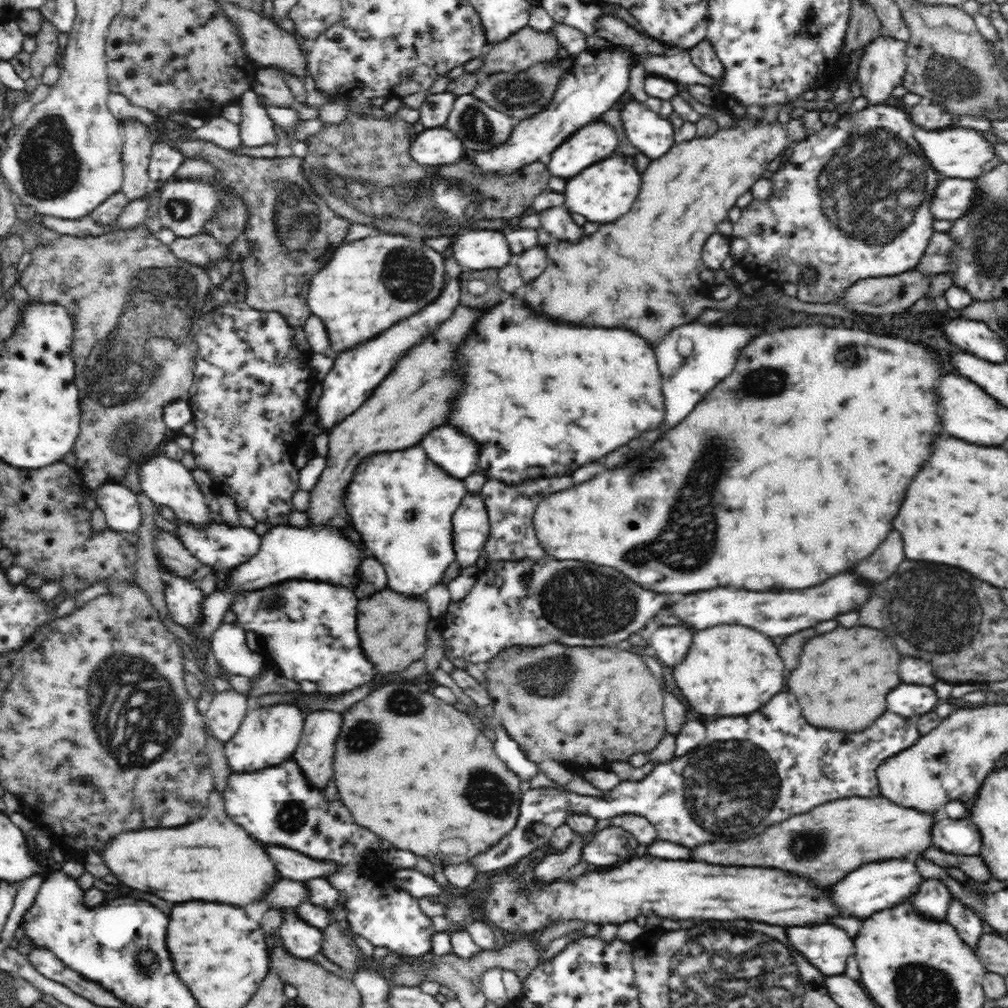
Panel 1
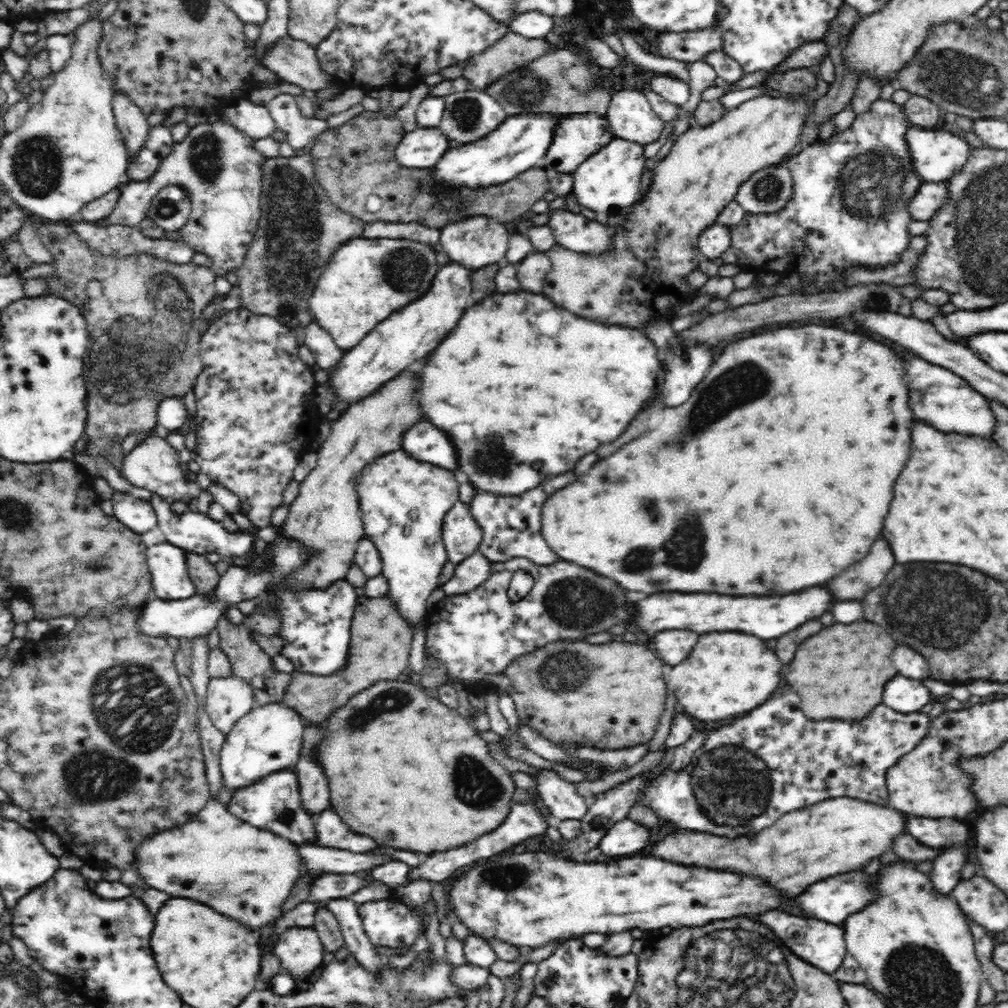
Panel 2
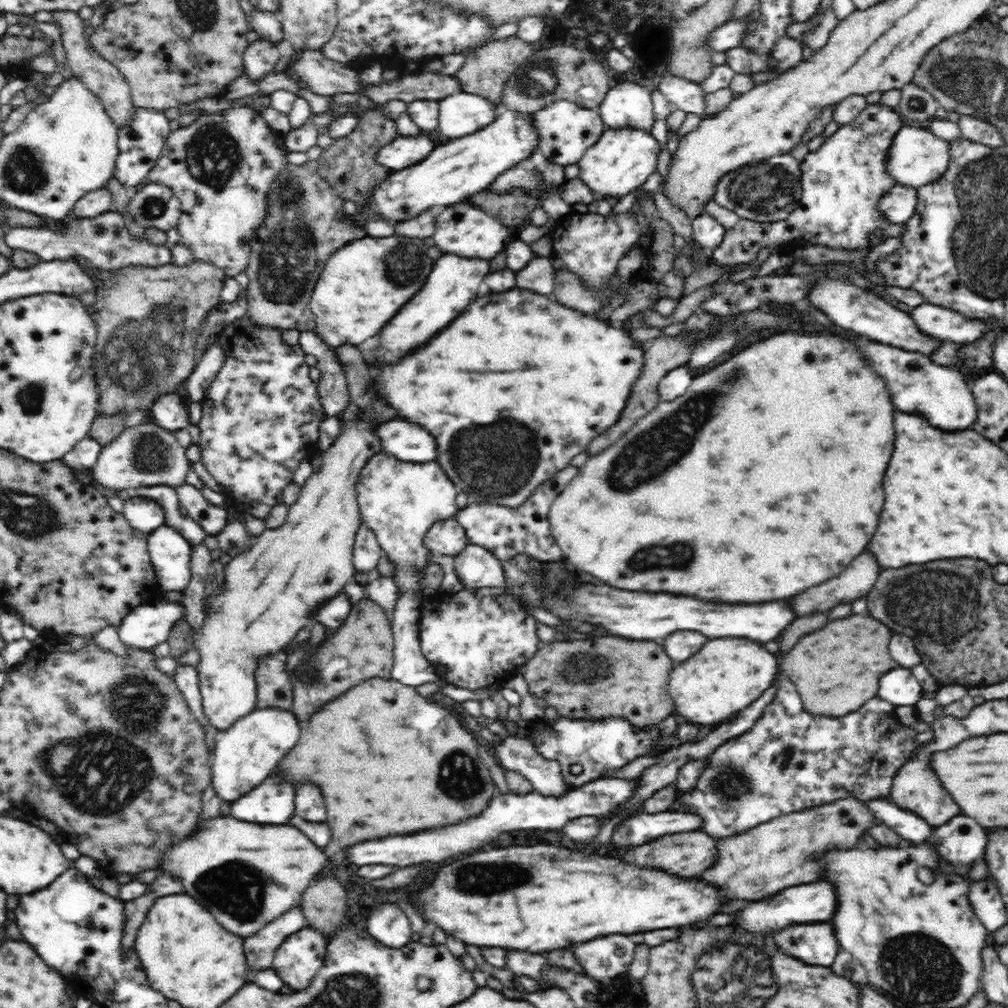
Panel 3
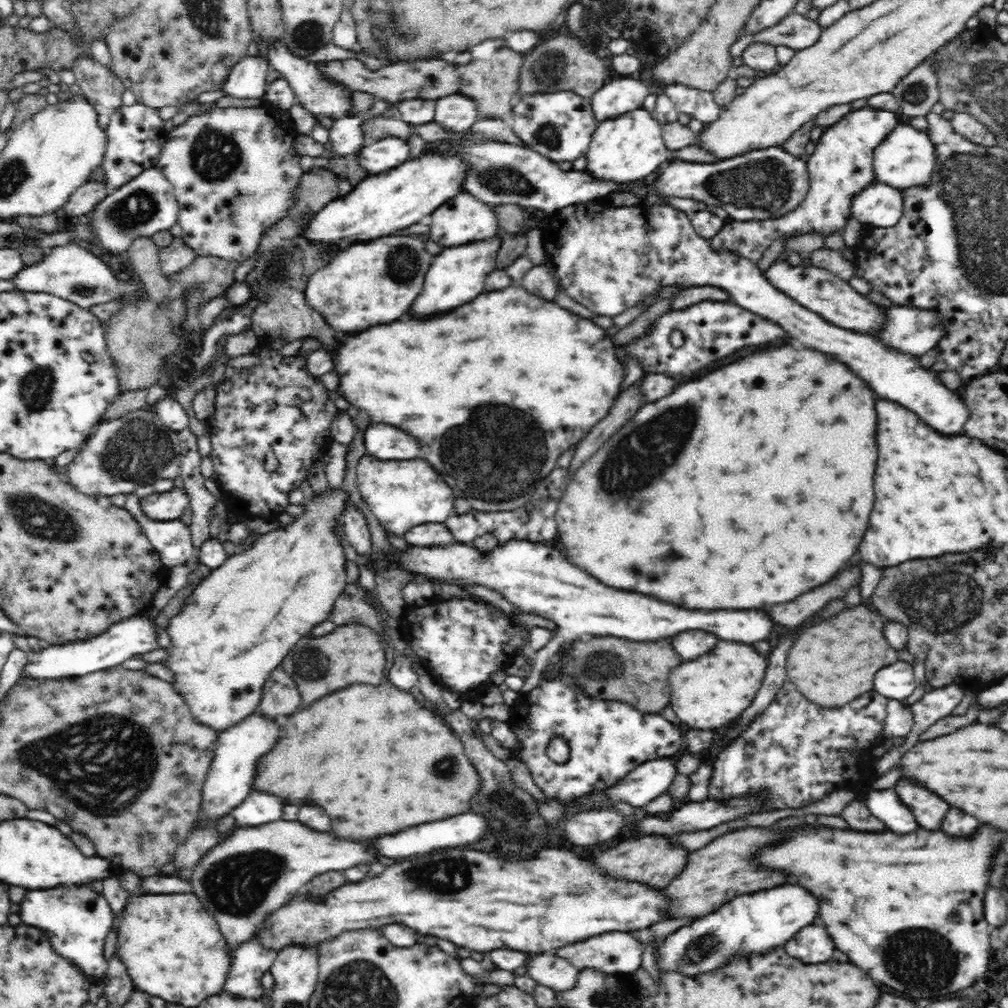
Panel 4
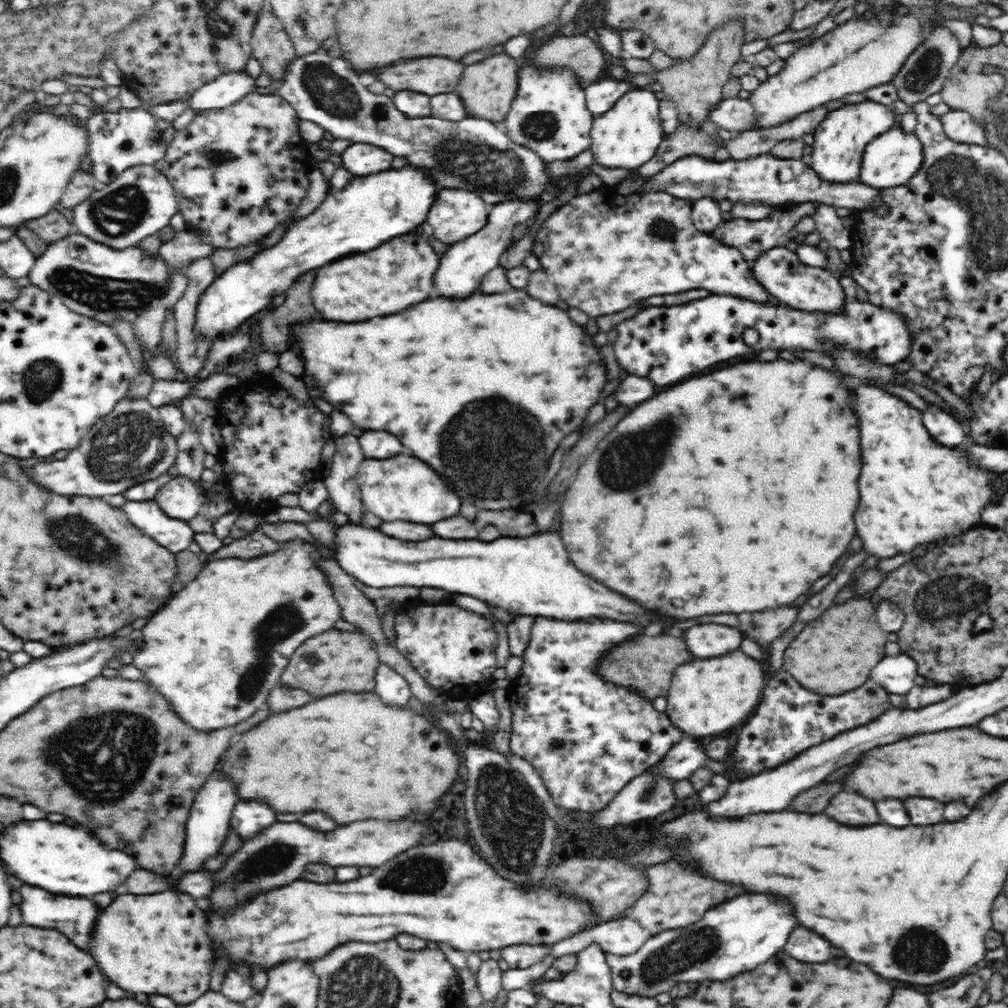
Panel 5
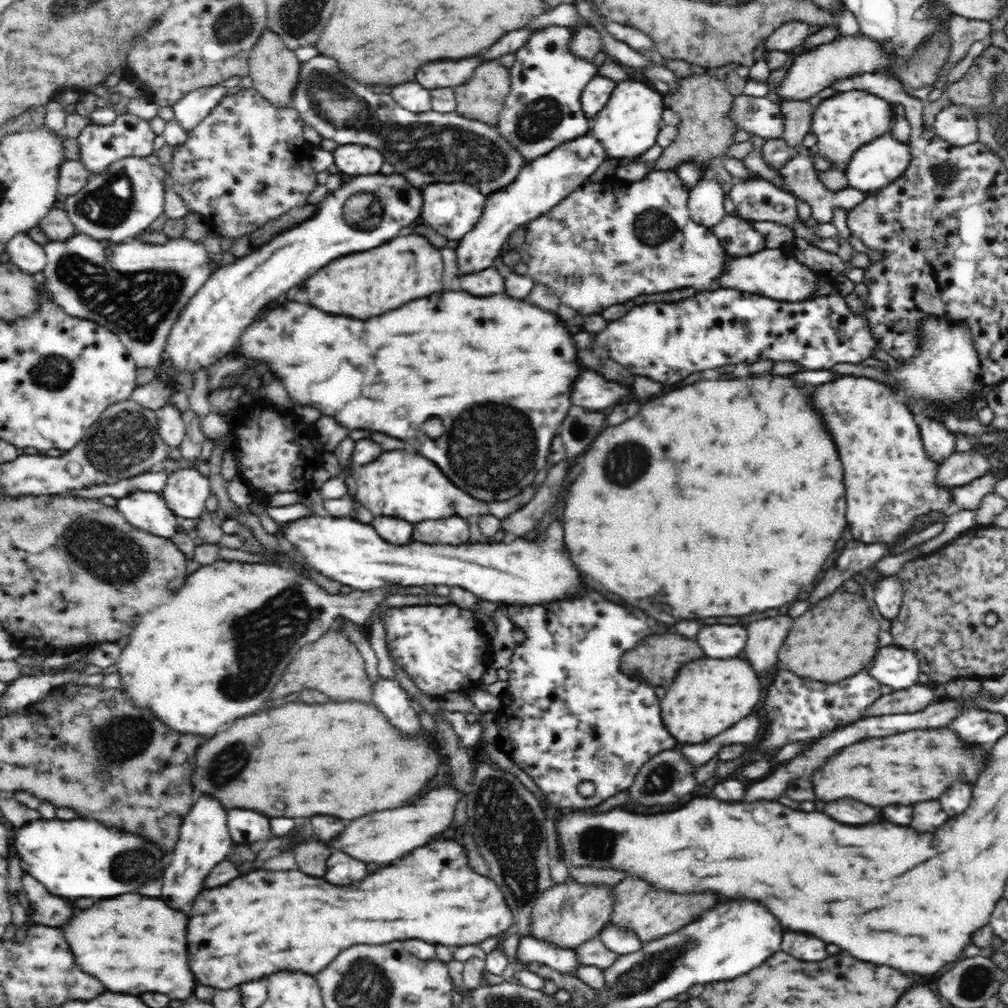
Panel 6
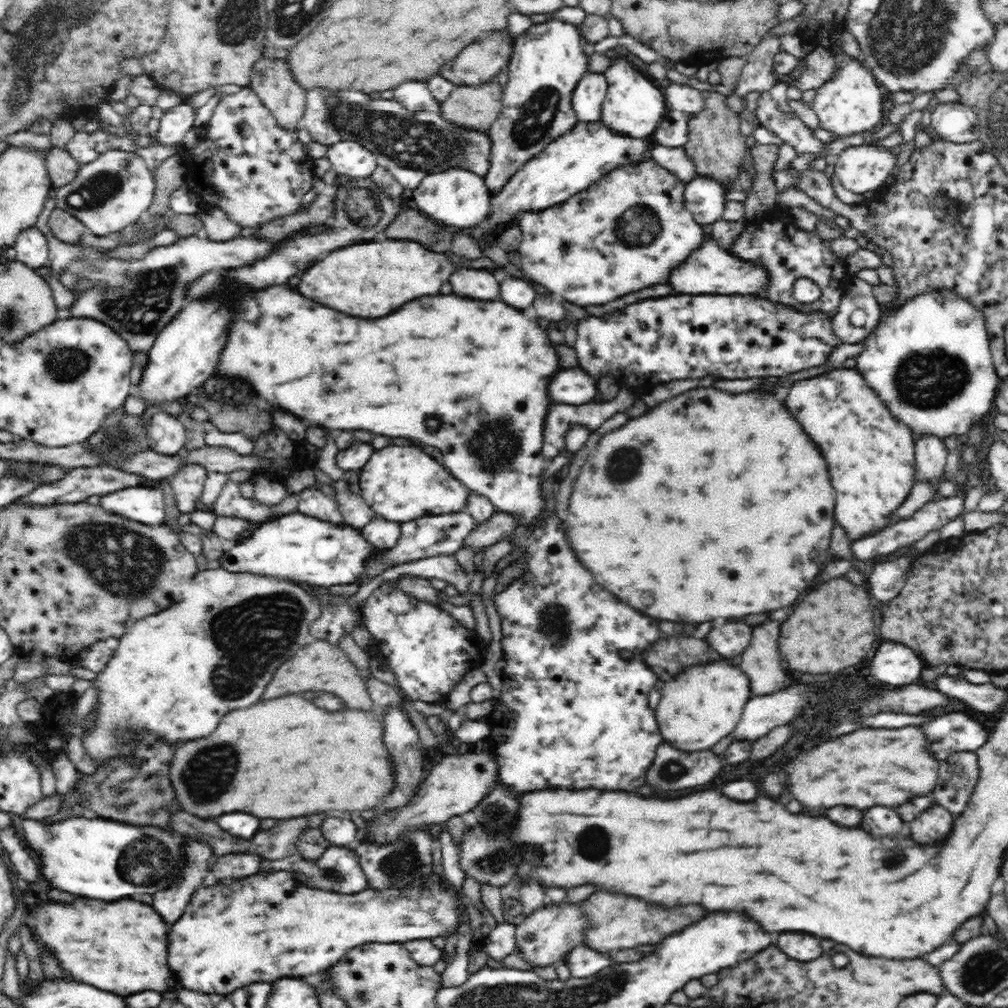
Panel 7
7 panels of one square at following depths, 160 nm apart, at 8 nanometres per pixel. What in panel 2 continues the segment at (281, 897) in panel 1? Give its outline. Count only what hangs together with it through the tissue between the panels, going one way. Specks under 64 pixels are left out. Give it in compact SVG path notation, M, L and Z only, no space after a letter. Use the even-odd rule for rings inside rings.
M325 874L313 880L306 901L323 904L325 901L336 898L349 897L367 886L361 878L349 874Z

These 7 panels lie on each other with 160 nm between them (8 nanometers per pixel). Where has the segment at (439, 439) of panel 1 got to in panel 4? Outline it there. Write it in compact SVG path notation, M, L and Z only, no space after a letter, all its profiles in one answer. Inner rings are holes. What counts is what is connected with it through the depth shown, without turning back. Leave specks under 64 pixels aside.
M370 426L366 430L366 454L387 461L408 460L420 458L420 446L404 434L404 430L394 426Z

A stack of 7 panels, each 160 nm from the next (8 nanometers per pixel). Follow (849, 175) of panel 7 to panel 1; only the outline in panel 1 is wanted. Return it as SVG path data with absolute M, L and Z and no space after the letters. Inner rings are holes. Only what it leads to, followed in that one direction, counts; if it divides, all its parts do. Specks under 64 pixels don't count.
M950 127L940 131L922 130L915 128L914 137L920 144L921 151L932 171L946 174L948 178L975 179L985 172L992 171L994 167L1002 163L1002 159L996 155L996 149L978 130L964 127Z

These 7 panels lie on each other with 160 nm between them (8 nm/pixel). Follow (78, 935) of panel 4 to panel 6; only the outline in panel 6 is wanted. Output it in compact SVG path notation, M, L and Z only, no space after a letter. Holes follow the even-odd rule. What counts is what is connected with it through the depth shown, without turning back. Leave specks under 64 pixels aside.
M22 876L22 886L32 906L32 916L28 918L32 918L34 925L60 928L64 922L68 922L68 918L72 918L72 914L76 914L76 908L68 900L48 894L44 886L32 876Z

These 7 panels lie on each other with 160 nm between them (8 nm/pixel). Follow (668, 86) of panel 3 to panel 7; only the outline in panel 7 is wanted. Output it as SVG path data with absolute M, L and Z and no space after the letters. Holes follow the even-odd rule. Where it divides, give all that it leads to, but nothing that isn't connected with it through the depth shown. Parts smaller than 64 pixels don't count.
M768 91L761 93L758 98L756 118L760 126L776 132L790 146L793 146L798 155L808 155L816 160L824 158L827 161L833 158L829 144L818 140L813 130L810 130L798 117L780 112Z

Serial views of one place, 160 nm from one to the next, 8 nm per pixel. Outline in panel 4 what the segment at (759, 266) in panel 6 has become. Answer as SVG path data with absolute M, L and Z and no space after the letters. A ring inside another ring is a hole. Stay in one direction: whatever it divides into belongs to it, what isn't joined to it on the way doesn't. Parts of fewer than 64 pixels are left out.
M777 260L765 272L765 277L782 293L793 298L798 304L820 315L825 321L840 326L840 328L858 331L862 334L876 332L885 317L882 315L880 305L860 294L849 281L842 280L837 274L829 270L810 266L792 266L788 262Z

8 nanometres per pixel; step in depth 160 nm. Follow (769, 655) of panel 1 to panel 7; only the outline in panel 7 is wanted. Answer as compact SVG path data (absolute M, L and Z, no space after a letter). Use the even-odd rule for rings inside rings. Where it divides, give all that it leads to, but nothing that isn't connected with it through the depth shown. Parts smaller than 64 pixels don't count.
M720 662L690 668L674 680L665 681L660 692L661 699L655 708L658 732L664 743L684 752L712 748L734 732L742 716L742 708L750 698L748 678L738 668Z

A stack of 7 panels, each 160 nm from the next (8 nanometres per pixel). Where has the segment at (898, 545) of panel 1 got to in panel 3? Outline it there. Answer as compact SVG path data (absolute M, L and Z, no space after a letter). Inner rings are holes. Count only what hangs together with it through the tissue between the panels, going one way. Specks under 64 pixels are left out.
M864 552L858 558L854 558L852 564L846 566L840 576L820 586L808 588L806 592L794 596L790 602L798 616L810 612L824 612L832 606L854 602L856 598L867 596L881 570L883 568L878 564L877 558L872 558L872 554Z

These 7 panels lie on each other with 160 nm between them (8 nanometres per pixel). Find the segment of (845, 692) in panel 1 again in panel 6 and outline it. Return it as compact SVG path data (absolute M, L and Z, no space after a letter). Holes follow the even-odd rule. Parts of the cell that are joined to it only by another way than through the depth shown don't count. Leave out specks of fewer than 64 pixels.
M836 590L832 596L820 600L814 608L794 620L794 626L780 648L778 658L784 666L790 666L790 672L802 678L840 682L840 678L850 678L852 674L864 670L868 662L872 662L874 644L878 648L878 632L880 624L861 593L858 596L858 592L850 594L846 590Z

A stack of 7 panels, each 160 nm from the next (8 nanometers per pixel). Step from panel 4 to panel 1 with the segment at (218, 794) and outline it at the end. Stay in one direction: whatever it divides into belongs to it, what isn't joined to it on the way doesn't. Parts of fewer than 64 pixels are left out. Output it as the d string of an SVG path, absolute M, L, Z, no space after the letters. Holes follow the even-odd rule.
M275 704L270 707L259 707L248 713L236 734L233 734L233 738L225 744L225 755L233 772L251 773L254 770L267 769L270 765L279 765L280 762L293 758L295 749L302 738L305 713L296 704Z

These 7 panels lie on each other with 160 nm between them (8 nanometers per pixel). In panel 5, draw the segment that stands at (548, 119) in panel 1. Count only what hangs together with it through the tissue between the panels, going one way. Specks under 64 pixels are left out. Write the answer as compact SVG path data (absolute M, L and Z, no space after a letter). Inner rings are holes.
M406 164L402 168L393 168L376 174L361 176L352 180L344 190L329 189L326 200L307 217L292 224L281 240L271 248L264 249L242 263L236 263L224 273L218 275L214 282L201 294L196 313L196 332L208 338L218 338L224 334L236 332L250 316L270 307L272 298L286 292L298 276L312 268L320 268L336 258L356 252L368 252L391 238L408 234L416 226L427 220L427 214L434 196L440 187L429 176L427 169L418 169Z

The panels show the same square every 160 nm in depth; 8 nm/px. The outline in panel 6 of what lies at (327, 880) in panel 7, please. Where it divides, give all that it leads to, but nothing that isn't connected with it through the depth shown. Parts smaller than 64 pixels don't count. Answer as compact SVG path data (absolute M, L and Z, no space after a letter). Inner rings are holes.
M334 852L328 858L326 880L330 884L338 884L338 886L354 884L354 882L360 882L366 874L368 874L366 864L360 862L360 860L350 858L350 856L346 856L344 852Z

